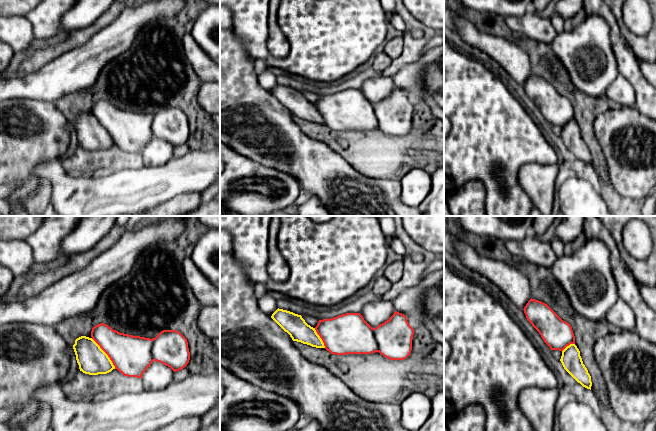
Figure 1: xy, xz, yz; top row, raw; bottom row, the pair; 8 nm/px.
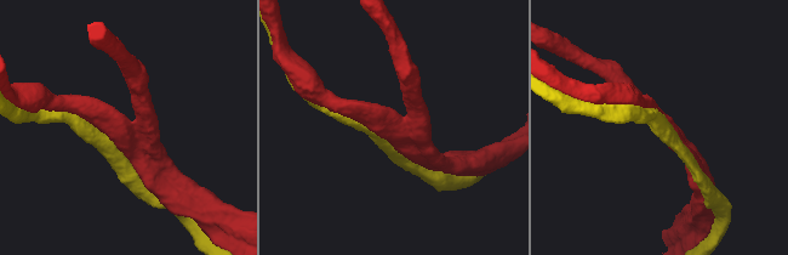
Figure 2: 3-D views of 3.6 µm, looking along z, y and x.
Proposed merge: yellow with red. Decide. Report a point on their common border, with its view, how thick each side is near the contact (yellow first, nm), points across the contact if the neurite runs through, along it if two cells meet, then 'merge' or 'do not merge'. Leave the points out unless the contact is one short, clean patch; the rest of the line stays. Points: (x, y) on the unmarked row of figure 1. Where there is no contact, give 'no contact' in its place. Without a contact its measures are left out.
xy (105, 129) | 240/320 nm | merge

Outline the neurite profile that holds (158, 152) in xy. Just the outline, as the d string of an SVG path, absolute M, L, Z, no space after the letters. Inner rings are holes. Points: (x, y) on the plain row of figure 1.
M157 137L152 140L142 151L144 166L162 166L173 158L174 147Z

